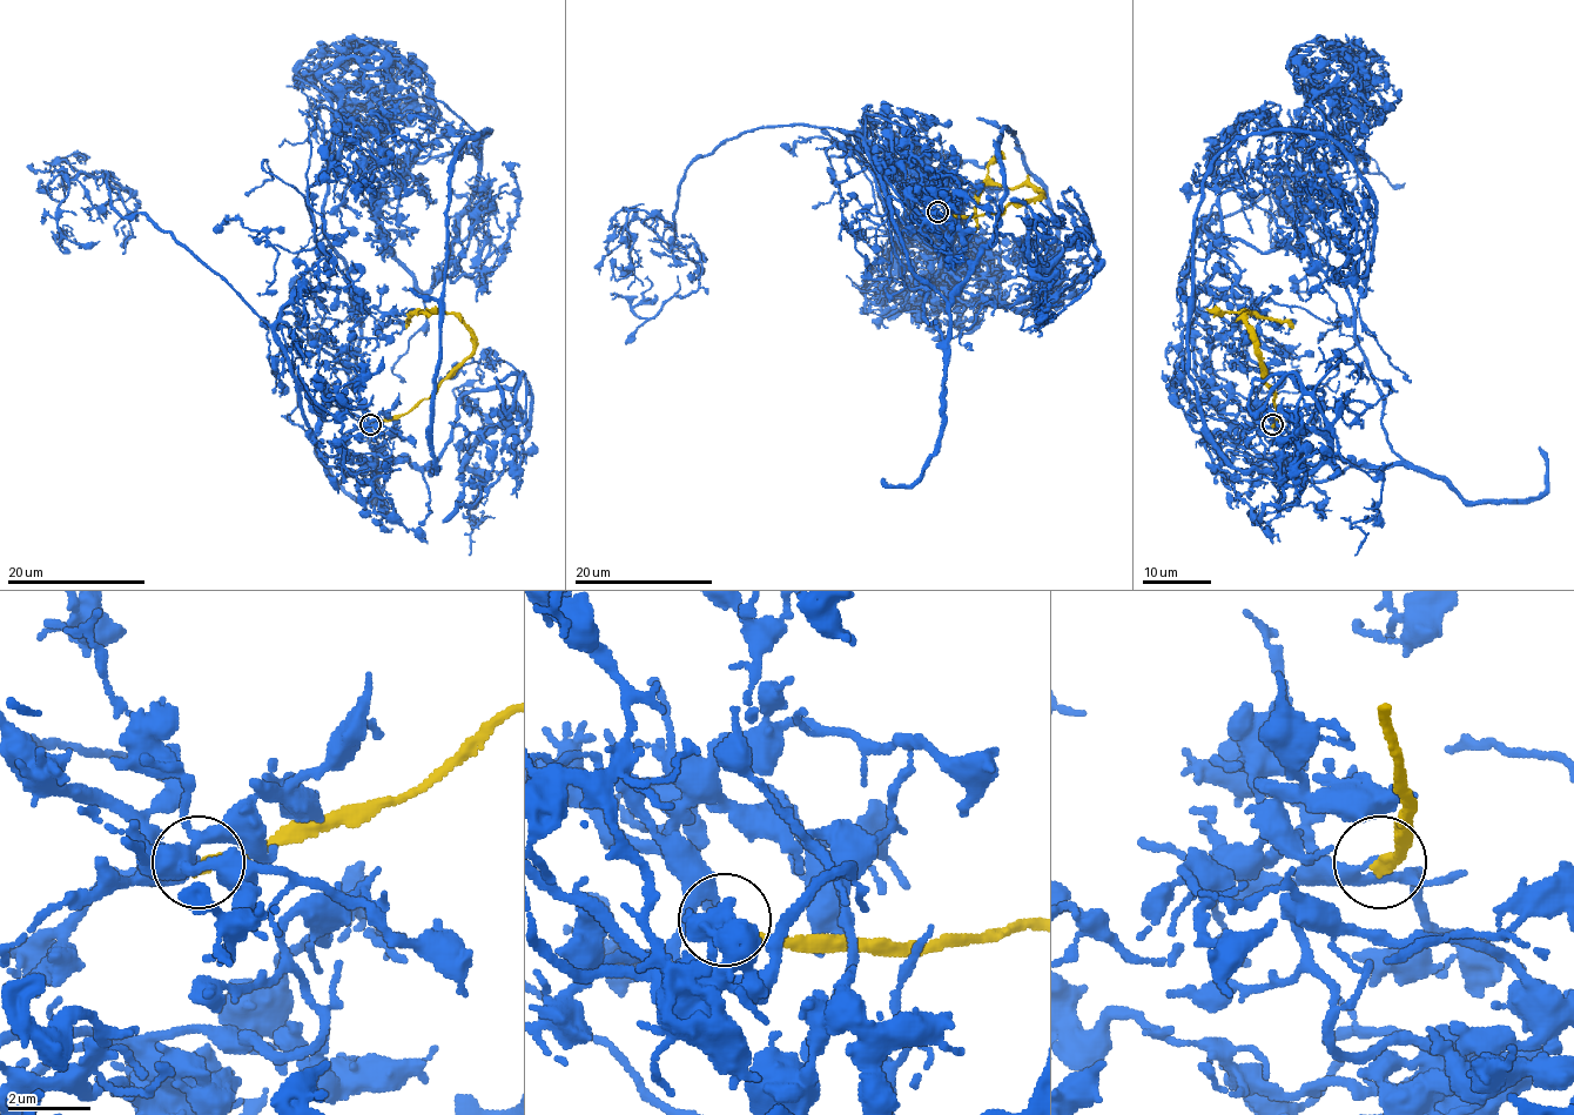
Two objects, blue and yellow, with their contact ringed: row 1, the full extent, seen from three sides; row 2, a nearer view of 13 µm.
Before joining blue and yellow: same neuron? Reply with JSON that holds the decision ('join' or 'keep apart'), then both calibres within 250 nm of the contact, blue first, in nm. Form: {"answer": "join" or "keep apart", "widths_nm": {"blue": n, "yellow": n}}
{"answer": "keep apart", "widths_nm": {"blue": 200, "yellow": 320}}

